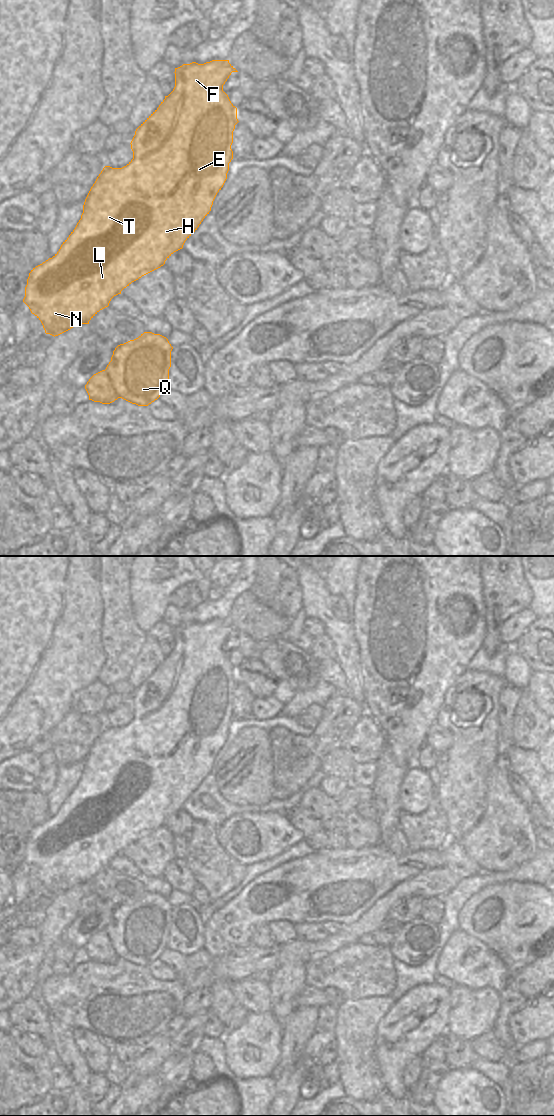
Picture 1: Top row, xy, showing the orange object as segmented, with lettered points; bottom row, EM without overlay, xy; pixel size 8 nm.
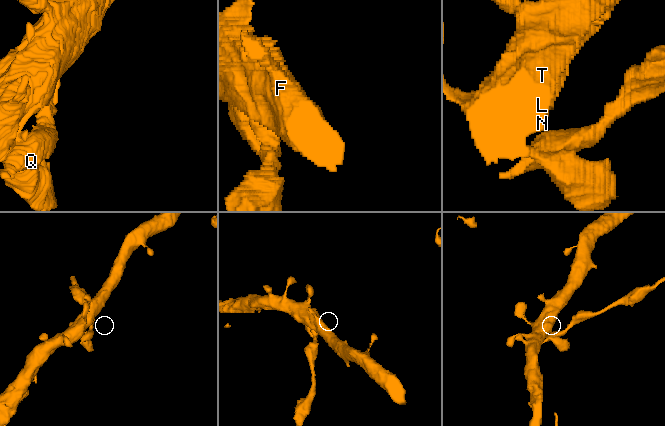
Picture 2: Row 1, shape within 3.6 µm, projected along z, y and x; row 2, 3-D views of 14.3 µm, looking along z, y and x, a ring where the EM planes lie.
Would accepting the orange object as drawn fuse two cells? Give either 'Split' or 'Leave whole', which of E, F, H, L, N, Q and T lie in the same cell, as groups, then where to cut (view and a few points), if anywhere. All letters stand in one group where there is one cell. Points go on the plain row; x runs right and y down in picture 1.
Split. Groups: E F H L N T / Q. Split along xy (104, 930), (108, 935), (114, 952), (119, 957).

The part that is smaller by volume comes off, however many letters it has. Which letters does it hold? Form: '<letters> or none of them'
Q

